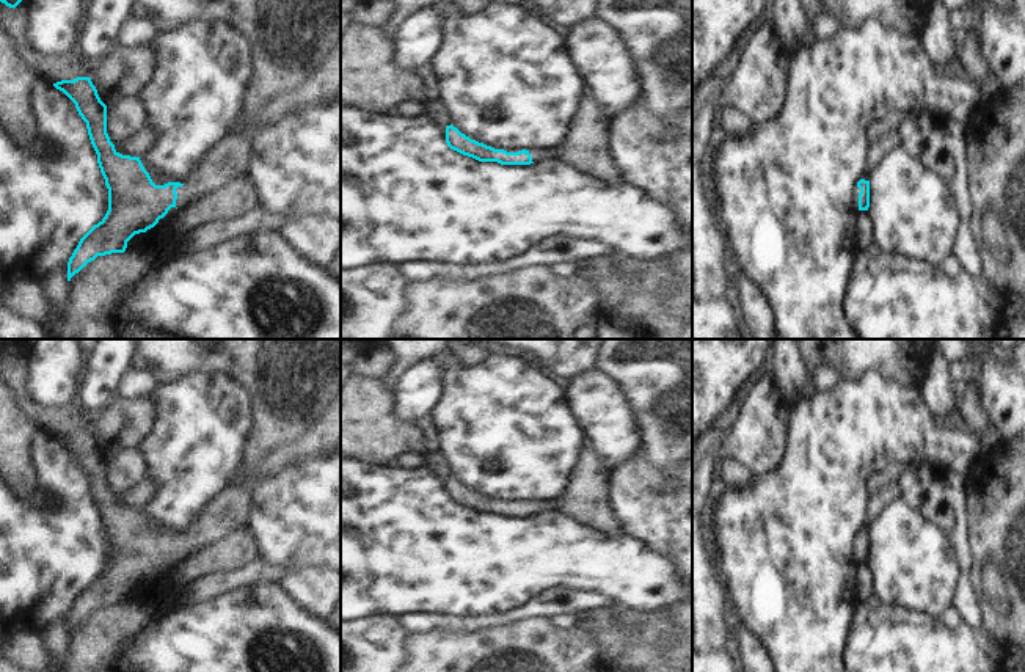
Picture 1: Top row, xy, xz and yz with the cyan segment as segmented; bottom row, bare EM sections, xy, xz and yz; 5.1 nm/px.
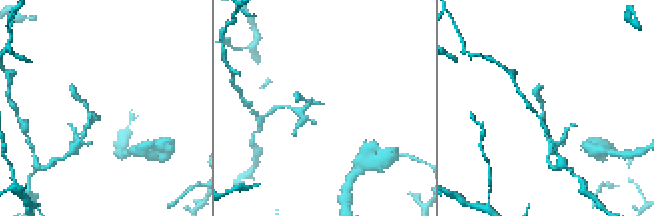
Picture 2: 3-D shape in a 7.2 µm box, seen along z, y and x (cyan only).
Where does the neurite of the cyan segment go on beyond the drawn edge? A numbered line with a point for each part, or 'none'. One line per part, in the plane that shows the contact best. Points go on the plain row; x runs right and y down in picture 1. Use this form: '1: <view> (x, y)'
1: xy (226, 512)

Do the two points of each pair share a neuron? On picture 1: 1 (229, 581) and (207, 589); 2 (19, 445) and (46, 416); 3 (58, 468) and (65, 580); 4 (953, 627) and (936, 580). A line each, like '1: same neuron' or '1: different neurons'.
1: same neuron
2: different neurons
3: same neuron
4: different neurons

